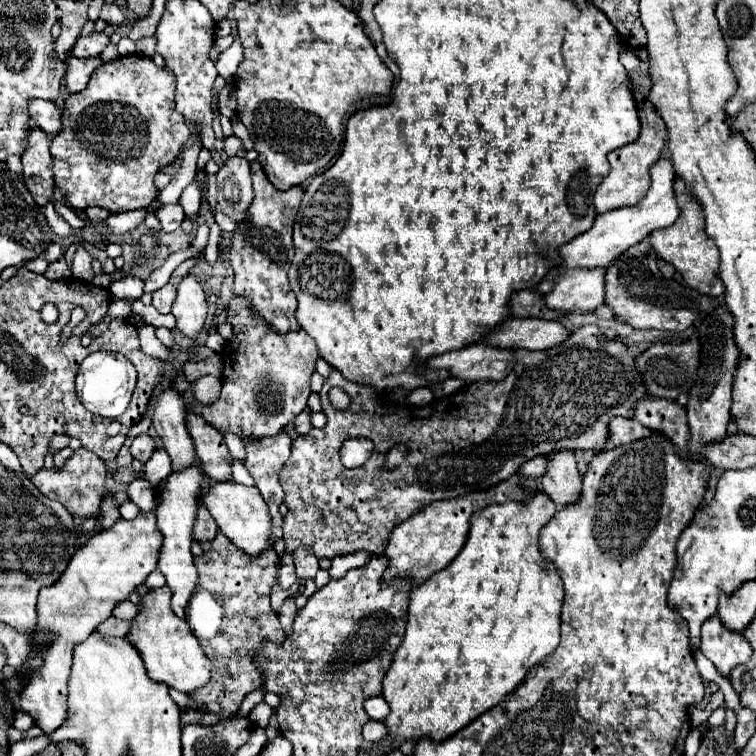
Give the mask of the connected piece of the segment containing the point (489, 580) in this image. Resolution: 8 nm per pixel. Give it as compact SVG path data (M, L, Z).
M533 489L531 491L531 499L529 501L507 501L503 505L487 505L481 511L475 511L469 519L469 533L467 533L467 541L463 545L463 549L459 551L459 555L449 563L449 567L445 567L443 571L439 571L439 575L433 575L431 579L427 579L427 583L423 583L423 587L413 587L411 589L411 603L409 603L409 619L407 619L407 631L405 637L399 645L399 649L395 651L393 663L383 679L383 697L391 707L389 717L385 719L385 725L389 729L389 735L397 737L395 745L399 745L399 741L403 739L419 739L423 735L429 735L433 741L443 741L447 737L451 737L453 733L457 733L459 729L463 729L465 725L469 725L473 719L477 719L481 713L485 713L487 709L499 705L527 675L531 665L537 665L541 659L545 659L547 655L551 655L557 645L559 645L559 615L561 615L561 603L563 603L563 585L561 585L561 577L555 571L555 565L543 557L541 547L539 547L539 529L543 527L543 523L547 523L547 519L551 517L551 513L557 511L557 505L545 495L545 491L541 489Z

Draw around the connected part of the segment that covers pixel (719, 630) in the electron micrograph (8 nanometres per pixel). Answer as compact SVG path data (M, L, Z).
M713 615L711 619L707 619L703 623L699 649L709 661L715 663L715 667L725 677L729 677L729 673L735 665L747 663L753 653L747 639L741 633L727 629L723 625L723 621L719 619L719 615Z

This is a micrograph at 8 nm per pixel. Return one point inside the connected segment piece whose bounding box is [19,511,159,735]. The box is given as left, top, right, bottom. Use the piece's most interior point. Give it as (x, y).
(102, 573)

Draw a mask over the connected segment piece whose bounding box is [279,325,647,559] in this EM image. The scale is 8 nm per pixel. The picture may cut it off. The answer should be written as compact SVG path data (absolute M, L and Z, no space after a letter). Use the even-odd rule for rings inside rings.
M583 325L579 329L575 329L573 333L569 333L569 337L557 345L557 347L551 347L551 349L545 349L545 351L527 351L527 349L517 349L515 351L515 369L503 379L503 381L495 381L495 383L473 383L453 395L447 395L447 397L441 397L441 399L435 399L433 403L429 405L401 405L397 403L395 399L389 399L387 395L383 393L377 393L371 385L365 385L365 383L355 383L355 381L349 381L341 375L341 371L337 369L331 369L329 377L325 379L323 383L323 389L321 389L321 407L323 407L323 413L327 415L327 425L323 429L311 429L307 435L299 435L295 441L293 441L293 449L291 449L291 457L287 459L287 463L283 465L281 469L281 485L283 485L283 491L285 491L285 499L283 503L289 507L289 513L285 515L285 525L283 525L283 541L285 541L285 547L287 551L295 551L297 547L311 547L317 555L317 559L323 559L323 557L329 557L333 559L335 555L343 555L343 553L355 553L355 551L369 551L369 553L375 553L375 555L381 555L383 553L383 543L387 543L387 535L391 535L393 527L403 523L403 519L409 519L413 513L421 511L427 503L433 503L433 501L439 501L439 499L451 499L451 497L461 497L461 495L467 495L467 493L475 493L475 491L485 491L485 489L491 489L495 487L497 483L513 477L519 467L535 457L535 455L549 455L551 451L601 451L605 449L605 443L607 443L607 423L611 417L615 415L621 415L621 417L631 417L631 403L635 403L635 399L641 399L643 395L647 395L643 391L643 381L639 379L639 371L635 371L635 359L627 353L627 347L621 343L621 339L617 337L617 333L613 329L607 329L607 327L599 327L599 325ZM331 387L339 387L343 391L347 391L347 395L351 397L353 405L363 405L359 407L357 411L339 411L335 407L331 407L329 403L329 389ZM351 437L367 437L375 443L375 449L373 449L373 455L357 469L347 469L343 463L341 463L341 457L339 457L339 449L343 445L343 441L351 439ZM397 443L405 443L409 447L409 455L407 459L395 469L395 471L381 471L383 467L383 453L397 445Z

